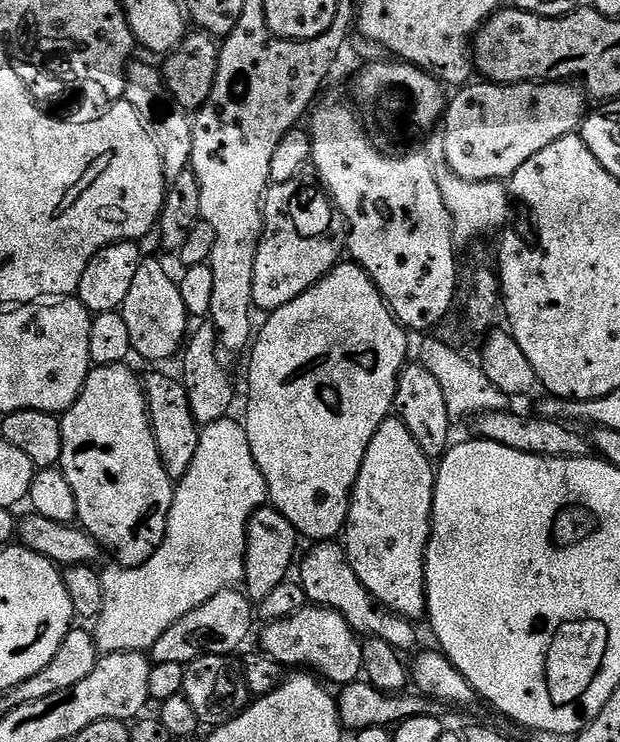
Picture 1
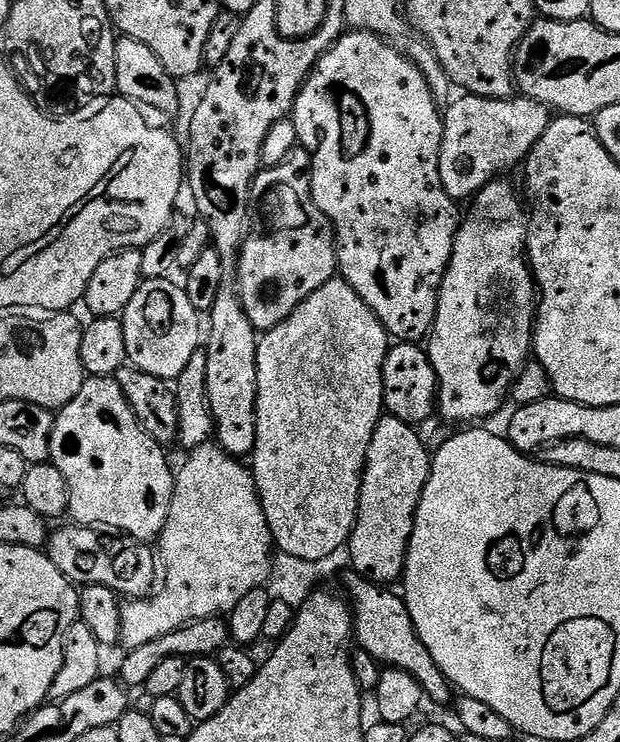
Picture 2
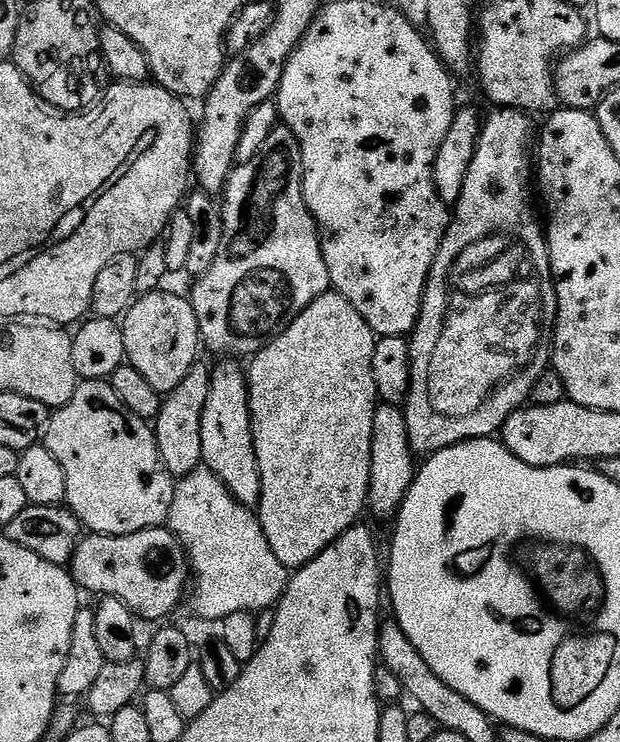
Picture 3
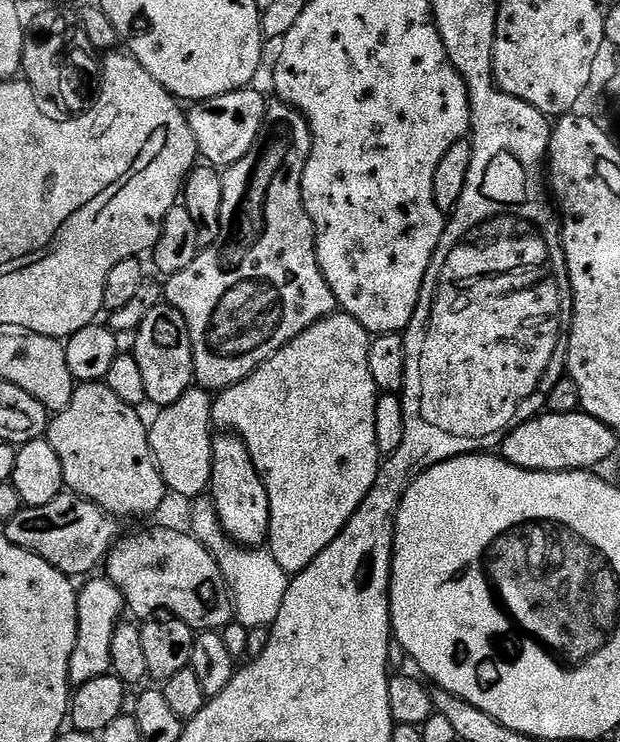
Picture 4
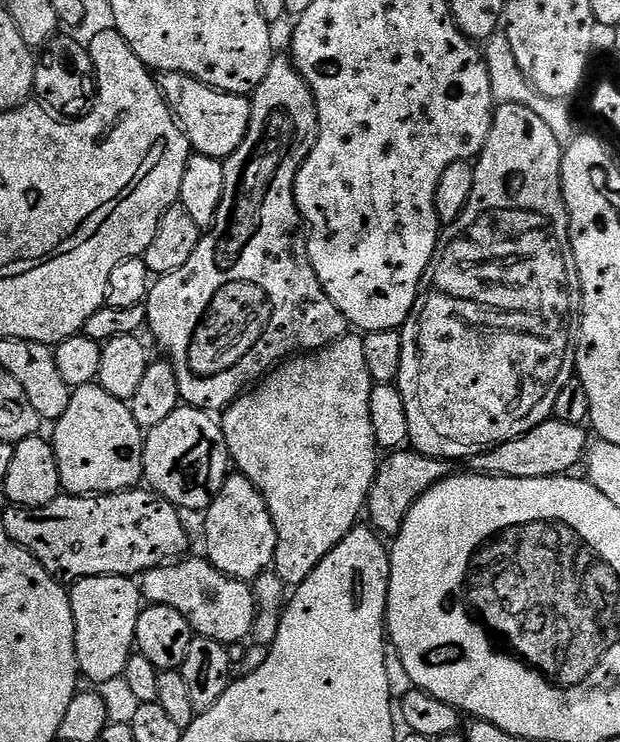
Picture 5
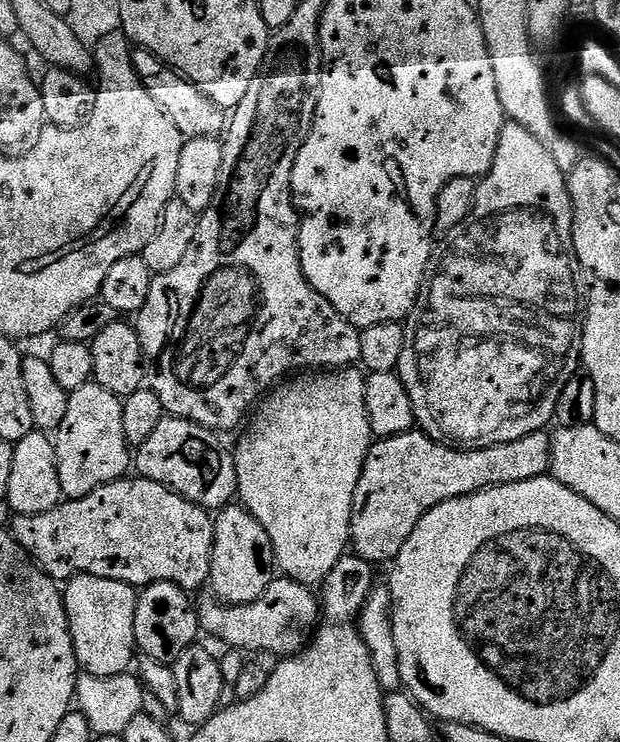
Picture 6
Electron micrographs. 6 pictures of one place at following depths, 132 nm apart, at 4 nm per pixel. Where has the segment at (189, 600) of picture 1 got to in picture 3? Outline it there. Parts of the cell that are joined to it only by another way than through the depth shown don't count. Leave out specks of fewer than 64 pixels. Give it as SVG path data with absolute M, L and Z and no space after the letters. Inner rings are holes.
M195 468L189 476L181 476L176 480L174 502L170 506L166 527L176 535L188 554L190 572L194 577L190 588L194 615L201 616L204 620L221 622L228 615L239 612L255 614L263 608L275 609L282 594L288 589L289 569L284 568L274 555L274 550L270 550L270 542L266 542L259 515L245 504L236 501L234 494L226 490L224 483L209 468Z

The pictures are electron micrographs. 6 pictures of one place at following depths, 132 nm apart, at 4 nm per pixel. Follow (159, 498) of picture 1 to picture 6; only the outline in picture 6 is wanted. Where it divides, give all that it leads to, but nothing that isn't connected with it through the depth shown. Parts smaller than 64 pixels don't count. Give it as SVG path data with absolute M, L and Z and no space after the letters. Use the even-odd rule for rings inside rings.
M89 382L68 397L66 418L54 433L58 458L58 482L67 499L81 500L98 486L125 479L134 464L134 456L122 426L124 400L110 394L102 385Z

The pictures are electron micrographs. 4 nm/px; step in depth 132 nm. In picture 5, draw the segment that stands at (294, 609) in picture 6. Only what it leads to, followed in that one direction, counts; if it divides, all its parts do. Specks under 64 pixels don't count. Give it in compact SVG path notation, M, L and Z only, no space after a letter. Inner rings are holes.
M206 558L161 564L139 577L140 595L148 604L170 606L190 622L197 636L214 638L214 642L230 645L247 641L256 621L256 594L245 581L222 574Z

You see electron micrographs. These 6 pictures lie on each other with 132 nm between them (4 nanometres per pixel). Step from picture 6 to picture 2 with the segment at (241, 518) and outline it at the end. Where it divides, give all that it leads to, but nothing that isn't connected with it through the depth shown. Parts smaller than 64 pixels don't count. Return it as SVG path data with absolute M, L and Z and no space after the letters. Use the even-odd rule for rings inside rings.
M232 282L220 285L206 324L206 390L212 417L216 423L215 443L231 456L251 457L256 441L256 399L258 398L258 346L256 327L246 318L240 294Z

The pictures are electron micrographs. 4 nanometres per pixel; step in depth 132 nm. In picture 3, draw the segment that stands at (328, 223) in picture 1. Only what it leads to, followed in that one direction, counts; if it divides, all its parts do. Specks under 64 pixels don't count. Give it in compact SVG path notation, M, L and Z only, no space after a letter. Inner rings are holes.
M276 127L250 162L237 163L233 167L222 193L222 215L224 229L218 258L214 258L214 266L193 283L196 285L190 291L201 341L208 342L211 336L232 340L236 332L240 336L275 338L290 326L290 322L294 322L294 318L298 318L298 314L302 314L302 310L306 310L306 306L310 306L310 302L332 288L320 245L320 230L304 201L302 150L290 129ZM240 220L248 220L248 224L240 228Z

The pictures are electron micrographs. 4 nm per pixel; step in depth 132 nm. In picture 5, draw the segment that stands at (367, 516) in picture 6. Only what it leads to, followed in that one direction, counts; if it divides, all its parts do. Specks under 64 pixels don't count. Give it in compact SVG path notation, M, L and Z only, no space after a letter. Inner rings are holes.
M554 418L543 420L534 430L514 438L510 442L502 442L497 448L471 457L471 471L486 476L509 476L510 478L546 478L562 476L573 471L576 463L585 459L590 447L590 432L587 427L558 422ZM396 450L389 456L392 457L385 464L383 461L376 469L376 481L368 495L366 516L372 519L369 520L371 527L385 537L392 538L399 532L406 514L412 509L417 498L449 475L450 468L445 461L424 456L415 450Z

